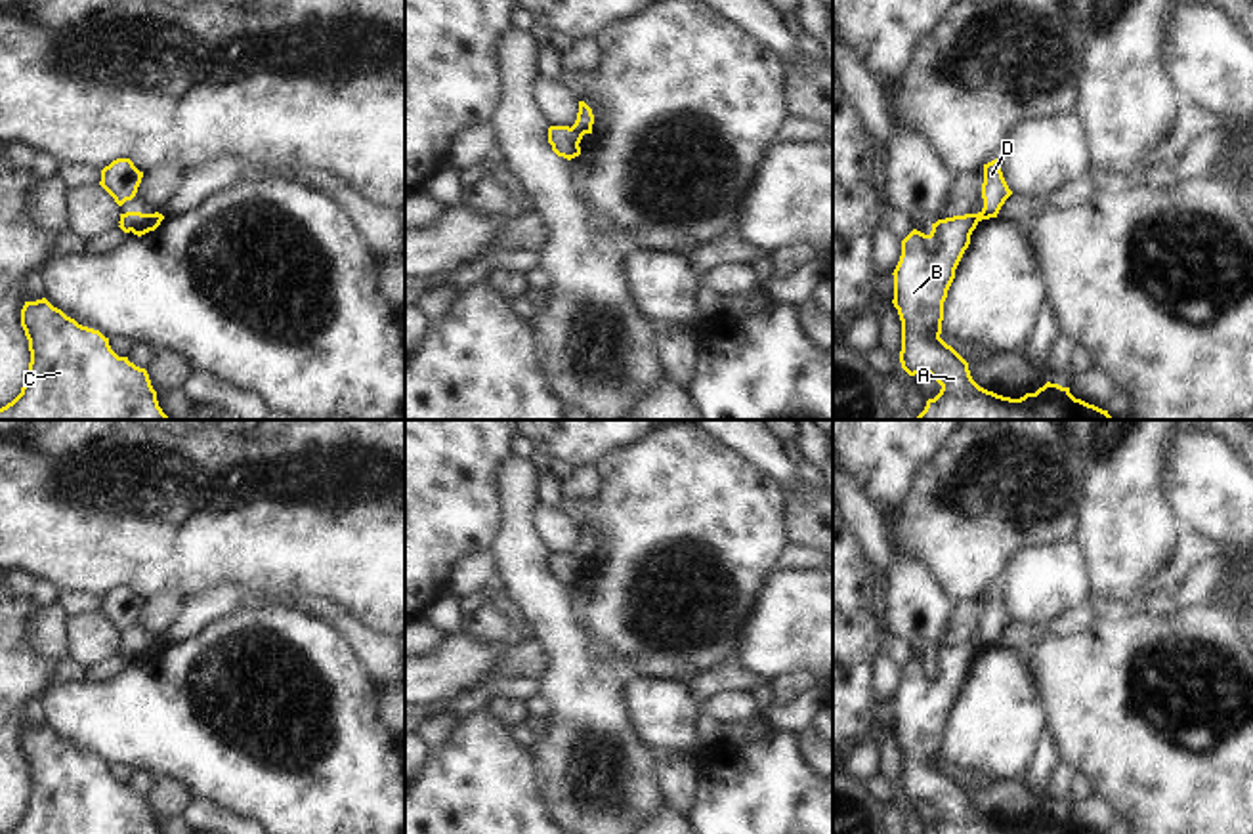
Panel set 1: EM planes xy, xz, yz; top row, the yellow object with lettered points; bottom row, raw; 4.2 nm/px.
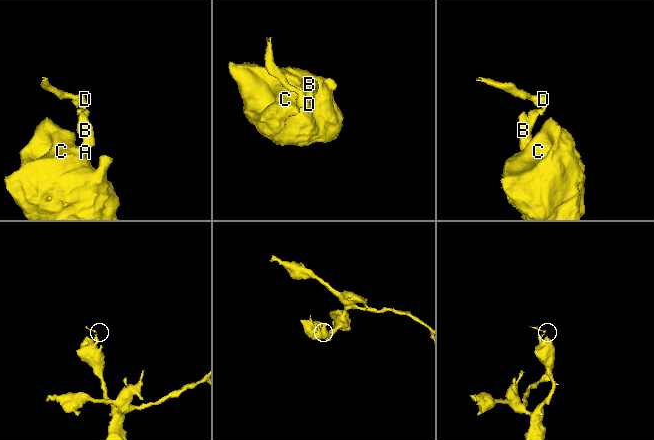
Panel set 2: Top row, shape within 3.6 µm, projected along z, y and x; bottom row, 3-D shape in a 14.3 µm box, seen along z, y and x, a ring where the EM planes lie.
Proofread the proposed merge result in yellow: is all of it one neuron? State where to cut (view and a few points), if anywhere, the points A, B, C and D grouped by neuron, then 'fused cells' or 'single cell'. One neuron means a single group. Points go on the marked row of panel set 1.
cut xy (151, 214), (130, 229); groups A B C / D; fused cells

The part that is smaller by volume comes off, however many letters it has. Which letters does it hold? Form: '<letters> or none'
D

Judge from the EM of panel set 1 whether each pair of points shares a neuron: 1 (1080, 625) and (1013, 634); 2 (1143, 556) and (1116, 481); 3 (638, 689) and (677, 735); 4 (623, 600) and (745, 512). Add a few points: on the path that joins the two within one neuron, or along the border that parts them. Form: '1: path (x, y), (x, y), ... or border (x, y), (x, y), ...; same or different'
1: path (1062, 625), (1030, 634); same
2: path (1127, 537), (1124, 500); same
3: path (650, 701), (669, 724); same
4: path (654, 573), (663, 573), (715, 523); same

